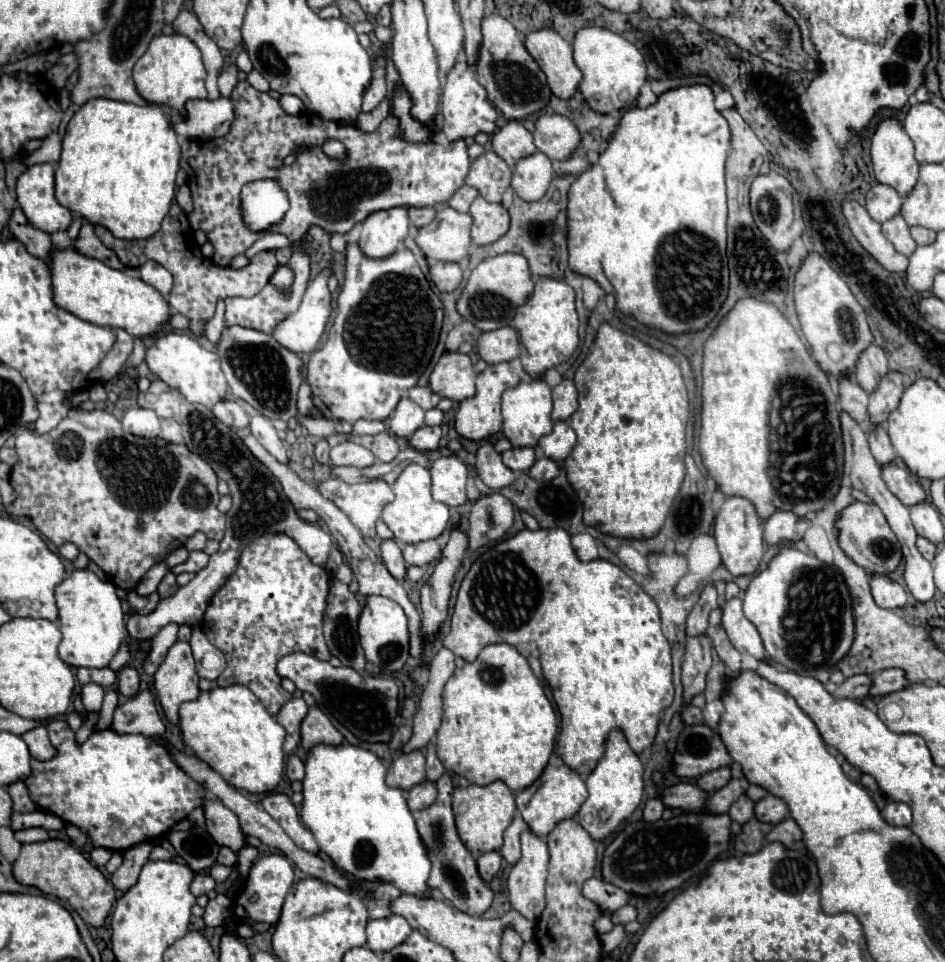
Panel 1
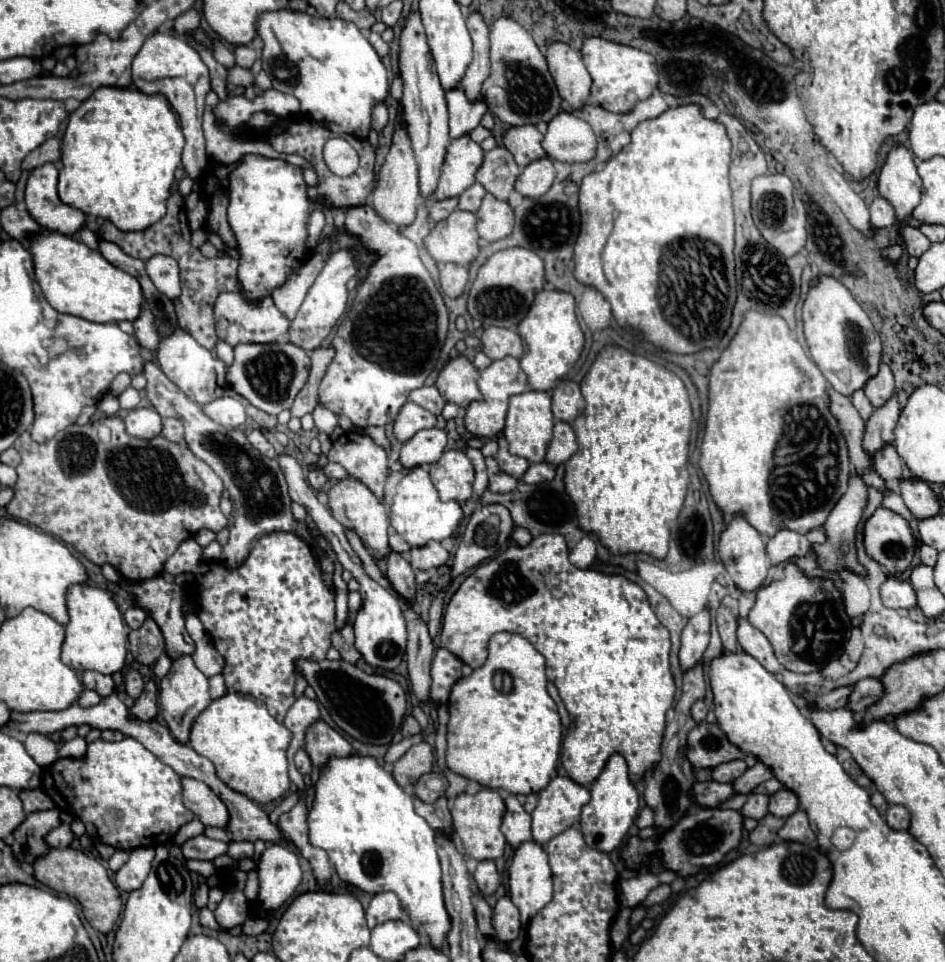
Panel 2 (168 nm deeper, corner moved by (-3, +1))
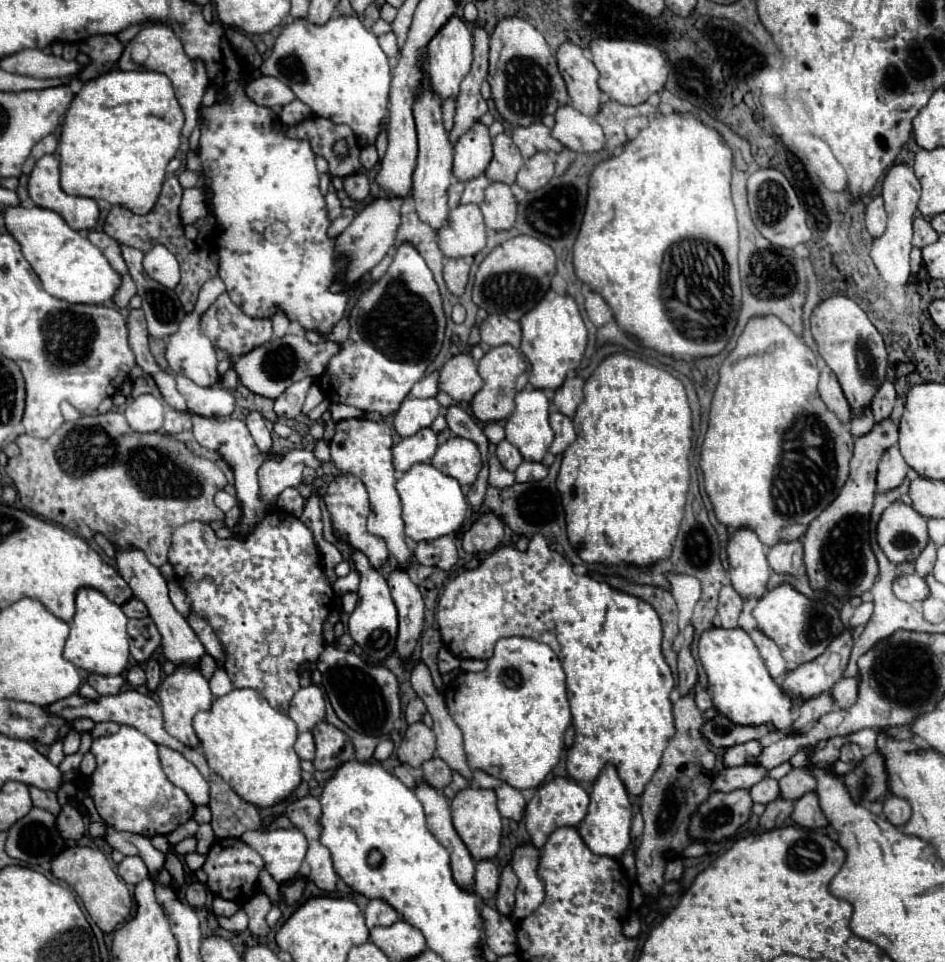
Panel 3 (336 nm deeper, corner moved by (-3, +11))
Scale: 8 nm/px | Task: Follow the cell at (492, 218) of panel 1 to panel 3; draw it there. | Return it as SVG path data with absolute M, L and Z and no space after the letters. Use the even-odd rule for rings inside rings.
M500 181L490 183L486 189L486 199L480 205L480 209L484 213L486 227L496 231L510 229L516 219L516 199L512 195L510 185Z

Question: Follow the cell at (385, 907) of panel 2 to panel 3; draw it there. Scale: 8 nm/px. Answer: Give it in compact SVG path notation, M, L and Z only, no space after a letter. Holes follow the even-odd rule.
M372 899L364 911L366 915L366 925L372 929L372 927L390 927L394 925L396 921L400 921L398 913L382 899Z

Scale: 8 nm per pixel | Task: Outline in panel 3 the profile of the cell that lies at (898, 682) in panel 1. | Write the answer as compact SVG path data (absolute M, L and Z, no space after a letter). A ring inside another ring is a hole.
M852 677L852 679L840 679L832 691L830 691L834 703L840 707L840 709L848 709L856 703L856 697L858 697L858 679Z

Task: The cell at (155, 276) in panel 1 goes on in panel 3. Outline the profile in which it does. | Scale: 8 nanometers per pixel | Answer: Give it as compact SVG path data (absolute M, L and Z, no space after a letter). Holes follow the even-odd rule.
M156 245L144 255L144 271L167 289L174 289L180 281L179 263L168 249L164 249L164 245Z

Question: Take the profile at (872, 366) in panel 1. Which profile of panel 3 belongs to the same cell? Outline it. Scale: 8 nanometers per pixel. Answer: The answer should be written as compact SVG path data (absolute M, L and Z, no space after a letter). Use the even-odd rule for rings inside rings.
M886 381L886 383L878 389L878 393L876 393L876 397L874 397L872 405L870 405L874 419L876 419L878 423L884 421L884 419L888 419L890 413L892 413L892 409L894 409L894 403L896 403L894 385L892 385L890 381Z

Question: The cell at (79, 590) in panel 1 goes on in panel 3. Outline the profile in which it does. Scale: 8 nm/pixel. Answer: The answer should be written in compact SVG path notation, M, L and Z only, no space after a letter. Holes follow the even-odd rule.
M84 587L76 595L76 615L70 623L70 637L64 647L64 657L86 673L98 675L120 675L128 665L128 617L122 609L108 601L100 591Z

